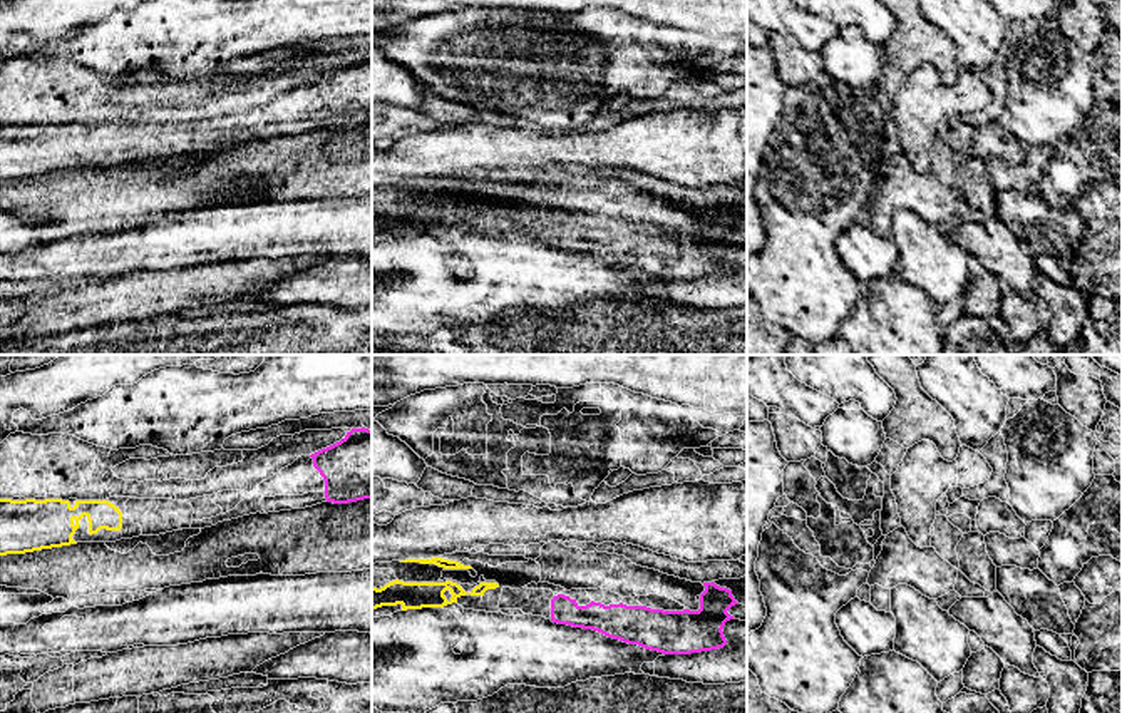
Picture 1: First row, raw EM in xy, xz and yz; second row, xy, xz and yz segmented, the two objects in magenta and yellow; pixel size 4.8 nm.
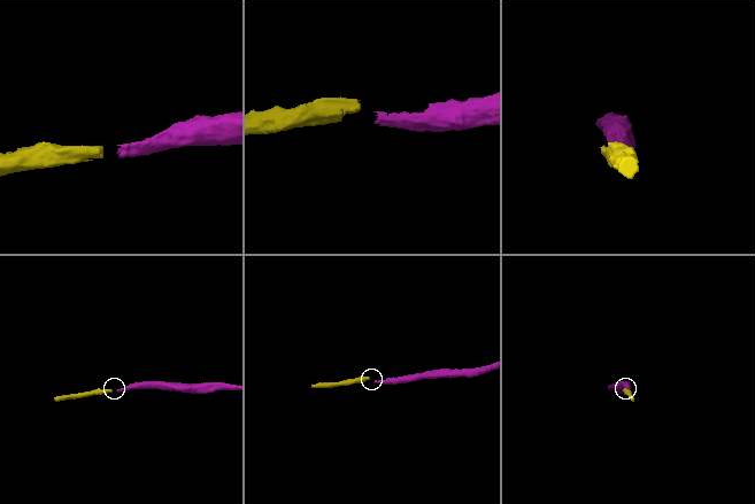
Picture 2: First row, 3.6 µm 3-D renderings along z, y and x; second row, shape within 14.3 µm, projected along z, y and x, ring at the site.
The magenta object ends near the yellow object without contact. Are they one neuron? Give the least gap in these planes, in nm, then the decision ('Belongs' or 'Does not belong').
Distance 260 nm. Belongs

